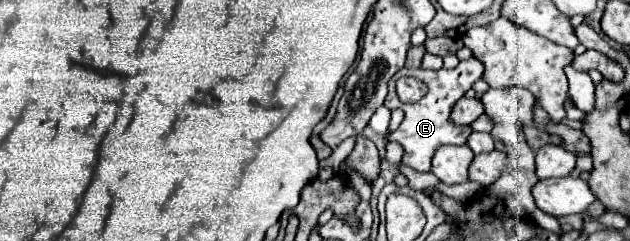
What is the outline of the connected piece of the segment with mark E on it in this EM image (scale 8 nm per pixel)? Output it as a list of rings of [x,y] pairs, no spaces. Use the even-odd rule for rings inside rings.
[[[470,58],[466,62],[460,62],[456,68],[452,70],[424,70],[424,68],[402,68],[398,70],[392,80],[390,80],[390,92],[386,96],[386,102],[384,106],[386,108],[400,108],[404,110],[404,120],[402,120],[402,126],[398,130],[394,130],[388,140],[394,140],[394,142],[400,142],[404,146],[404,158],[402,158],[402,164],[404,166],[410,166],[418,172],[430,172],[430,160],[432,160],[432,154],[438,150],[438,146],[442,144],[466,144],[472,128],[470,126],[458,126],[450,120],[450,112],[452,112],[452,106],[472,88],[472,84],[482,78],[484,74],[484,66],[480,60],[476,58]],[[402,76],[412,76],[412,78],[418,78],[422,80],[426,86],[428,86],[428,92],[424,98],[420,98],[418,102],[412,102],[412,104],[406,104],[398,98],[396,94],[396,80],[402,78]]]

